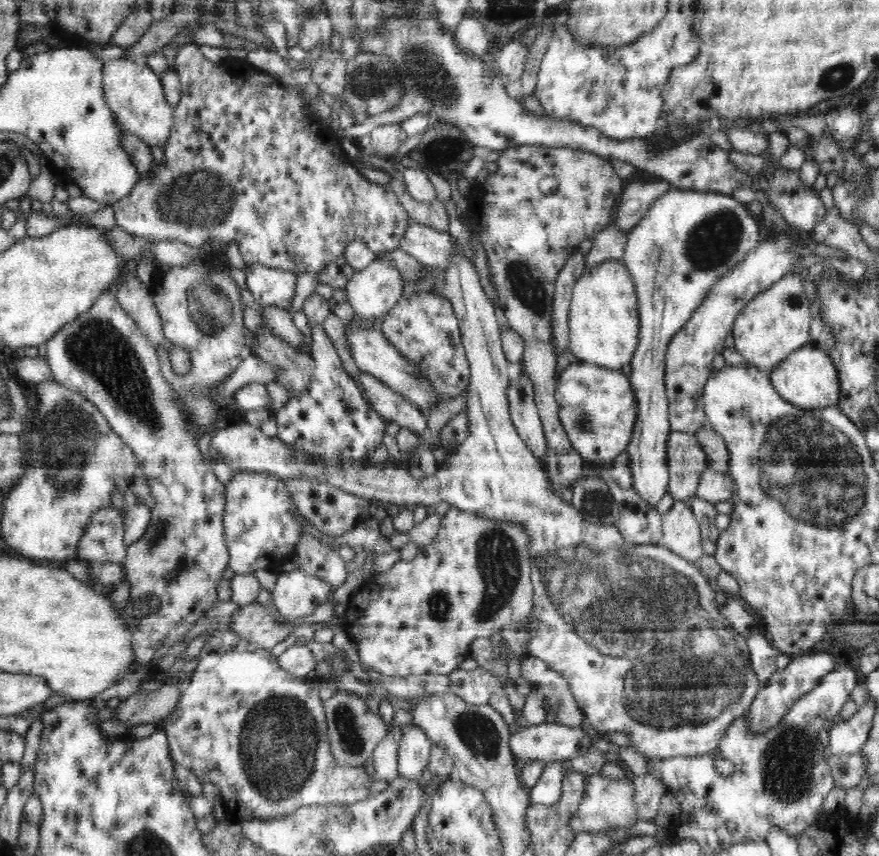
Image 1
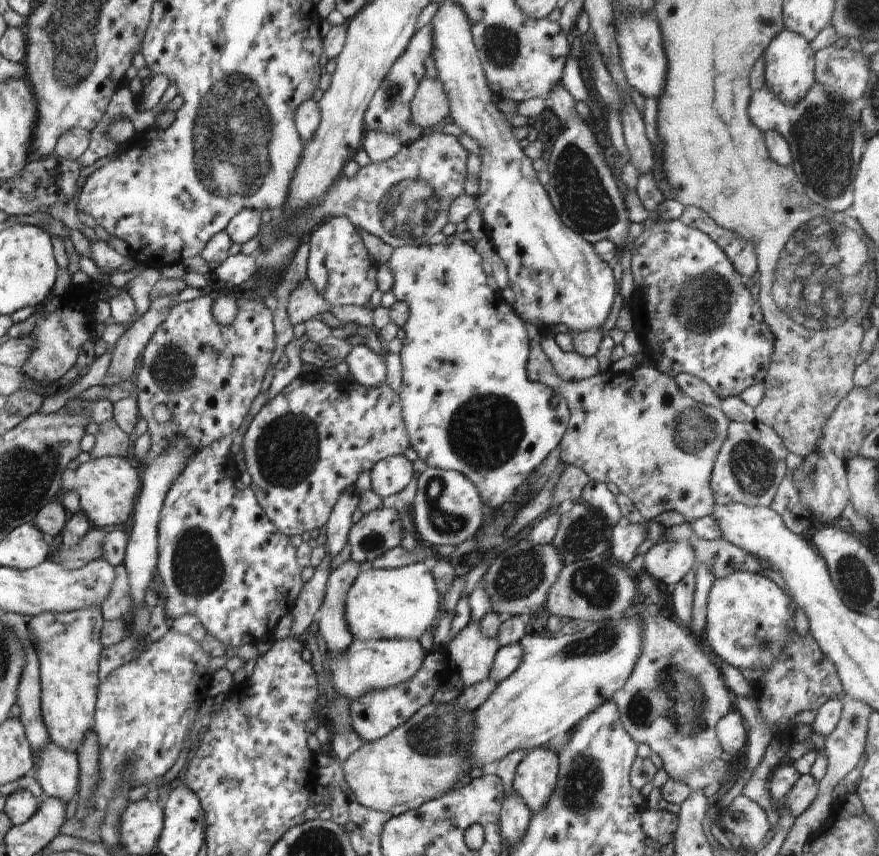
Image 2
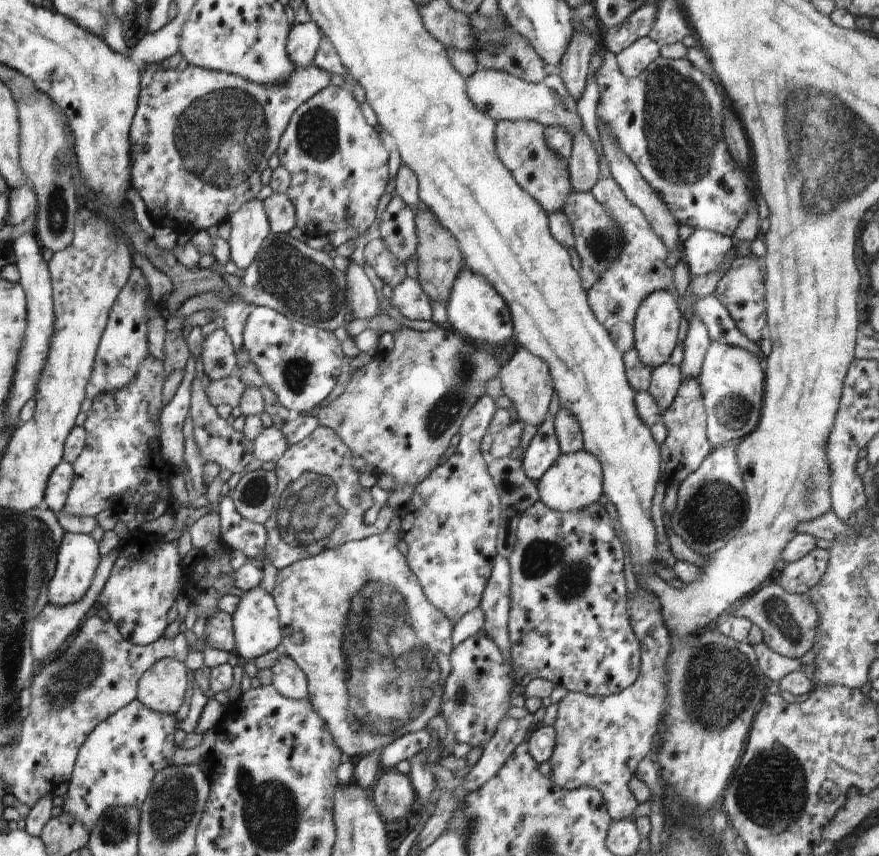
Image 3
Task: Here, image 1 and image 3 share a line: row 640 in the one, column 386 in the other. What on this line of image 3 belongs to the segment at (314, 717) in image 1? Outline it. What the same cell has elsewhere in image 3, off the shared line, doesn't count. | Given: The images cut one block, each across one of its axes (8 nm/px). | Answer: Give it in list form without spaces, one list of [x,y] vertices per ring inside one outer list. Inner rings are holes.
[[[395,195],[382,214],[378,226],[380,238],[389,252],[402,263],[417,255],[417,231],[415,214],[402,198]]]

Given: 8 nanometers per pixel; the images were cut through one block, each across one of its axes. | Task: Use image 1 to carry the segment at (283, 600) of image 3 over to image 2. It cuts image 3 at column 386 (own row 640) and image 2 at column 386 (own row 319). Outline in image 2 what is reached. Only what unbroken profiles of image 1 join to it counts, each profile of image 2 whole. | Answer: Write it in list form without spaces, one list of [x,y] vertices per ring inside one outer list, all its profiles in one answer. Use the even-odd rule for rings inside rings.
[[[404,455],[388,456],[377,462],[370,472],[372,490],[384,498],[398,494],[414,477],[413,462]]]

